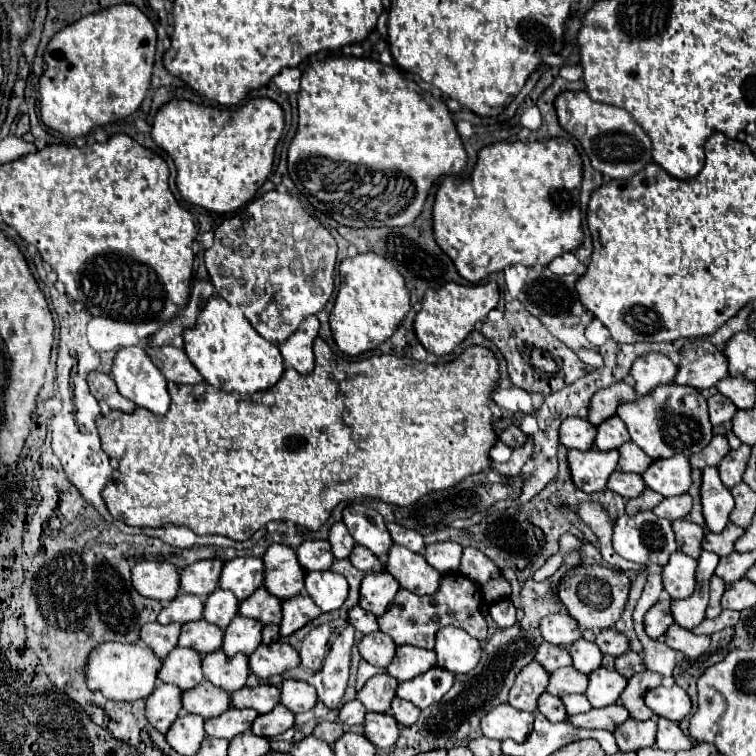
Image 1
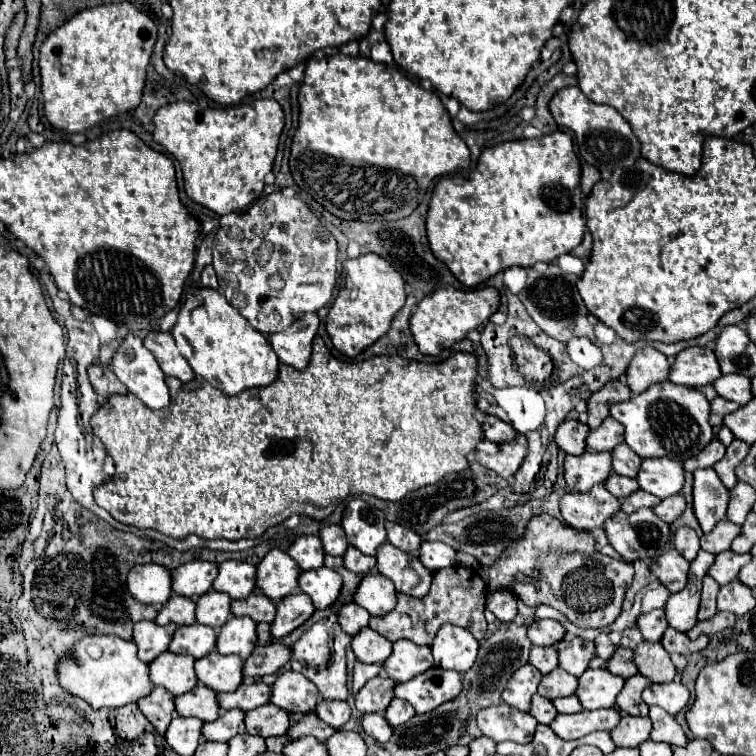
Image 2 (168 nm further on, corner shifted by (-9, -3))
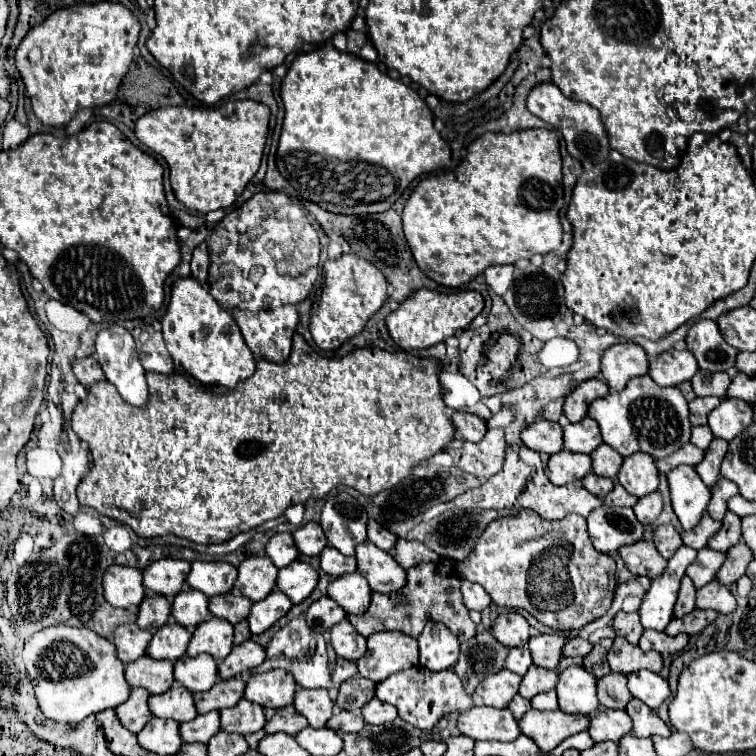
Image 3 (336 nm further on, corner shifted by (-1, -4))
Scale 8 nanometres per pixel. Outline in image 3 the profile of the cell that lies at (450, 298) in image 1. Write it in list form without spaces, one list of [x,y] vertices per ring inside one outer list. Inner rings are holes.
[[[418,288],[412,296],[408,296],[404,302],[400,302],[398,310],[390,312],[386,316],[386,328],[392,340],[402,350],[418,350],[418,348],[430,348],[438,342],[444,342],[448,336],[454,336],[458,330],[466,328],[484,308],[484,300],[480,292],[474,290],[460,290],[442,294],[428,288]]]

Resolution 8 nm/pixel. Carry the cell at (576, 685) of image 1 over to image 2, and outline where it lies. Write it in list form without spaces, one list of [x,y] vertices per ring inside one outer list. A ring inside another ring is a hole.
[[[554,669],[552,673],[542,677],[542,683],[538,687],[538,693],[548,699],[558,699],[558,697],[570,697],[576,693],[576,683],[578,679],[574,675],[568,675],[564,669]]]

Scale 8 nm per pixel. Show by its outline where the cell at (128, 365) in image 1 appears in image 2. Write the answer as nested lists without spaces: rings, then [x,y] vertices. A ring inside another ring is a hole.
[[[128,335],[124,339],[120,349],[112,357],[110,367],[116,373],[116,377],[128,387],[128,391],[132,395],[136,395],[144,405],[148,405],[150,409],[164,409],[164,407],[168,407],[170,391],[168,391],[168,385],[166,385],[166,375],[160,371],[160,367],[156,363],[156,357],[142,345],[142,339],[138,335]]]

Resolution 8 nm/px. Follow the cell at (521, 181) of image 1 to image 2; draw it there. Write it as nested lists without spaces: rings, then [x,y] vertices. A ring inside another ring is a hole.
[[[556,131],[556,133],[544,135],[540,139],[520,139],[520,141],[508,141],[508,143],[494,145],[494,147],[482,151],[482,155],[478,159],[478,167],[468,177],[442,177],[438,181],[434,193],[432,193],[428,219],[426,219],[426,229],[428,229],[428,241],[430,241],[432,253],[450,267],[450,271],[454,273],[454,277],[462,285],[478,287],[478,285],[482,285],[484,281],[488,281],[490,277],[494,277],[496,273],[500,273],[500,271],[504,271],[508,267],[514,267],[514,265],[534,267],[534,263],[538,263],[538,261],[550,263],[550,261],[558,259],[560,255],[574,251],[582,243],[582,237],[584,237],[584,231],[586,231],[582,211],[584,211],[584,201],[582,201],[582,193],[580,193],[580,161],[576,157],[570,133]]]

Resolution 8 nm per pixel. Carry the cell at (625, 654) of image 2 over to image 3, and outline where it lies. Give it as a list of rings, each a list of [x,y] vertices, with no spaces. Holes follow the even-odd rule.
[[[604,638],[600,642],[596,642],[592,646],[592,650],[588,652],[588,656],[584,656],[584,670],[594,674],[596,678],[602,678],[606,674],[610,674],[610,668],[608,668],[608,662],[606,662],[606,654],[612,646],[612,640],[610,638]]]

